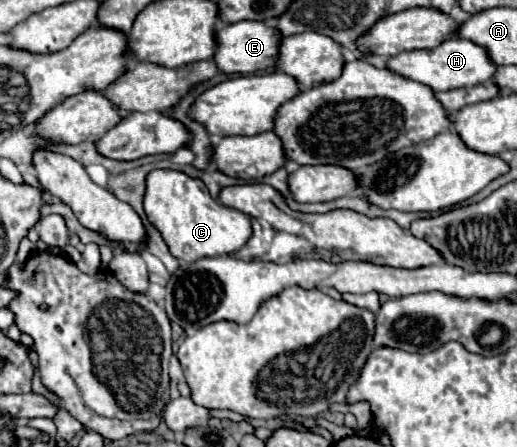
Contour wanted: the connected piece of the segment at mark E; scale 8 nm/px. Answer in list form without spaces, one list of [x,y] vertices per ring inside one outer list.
[[[235,22],[227,26],[219,26],[215,30],[215,42],[217,50],[213,54],[213,62],[219,72],[223,74],[253,74],[257,70],[267,70],[275,66],[277,60],[277,50],[281,42],[281,34],[273,26],[265,26],[263,22]]]

